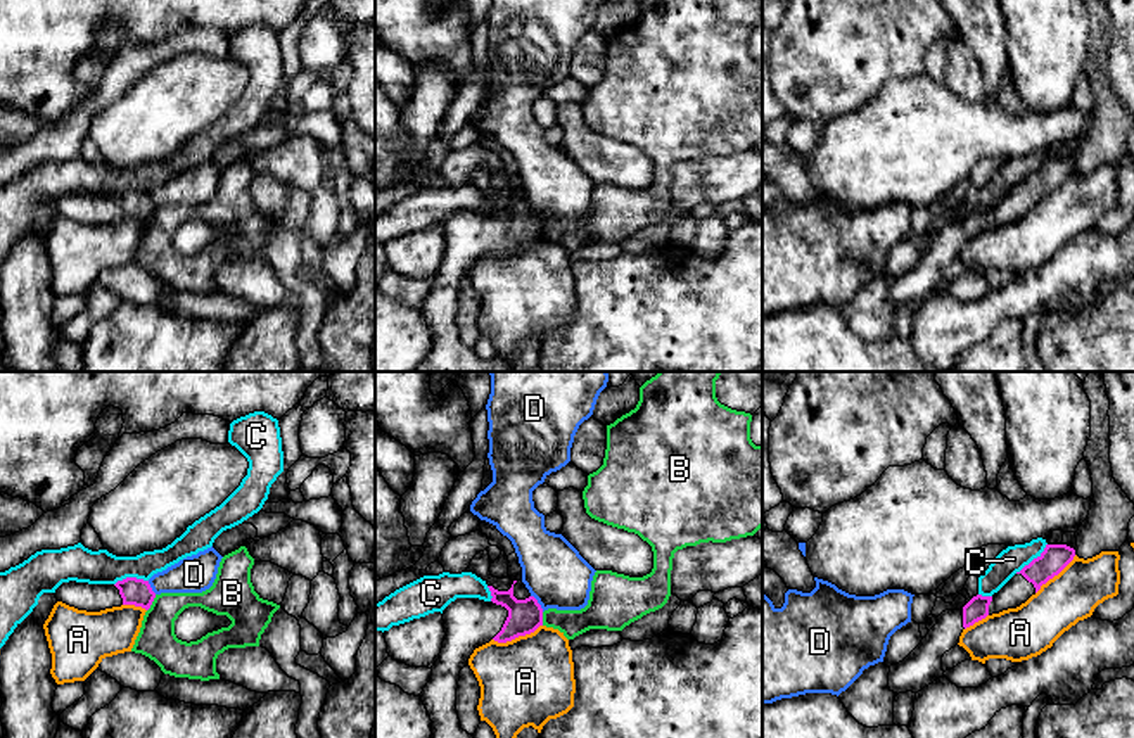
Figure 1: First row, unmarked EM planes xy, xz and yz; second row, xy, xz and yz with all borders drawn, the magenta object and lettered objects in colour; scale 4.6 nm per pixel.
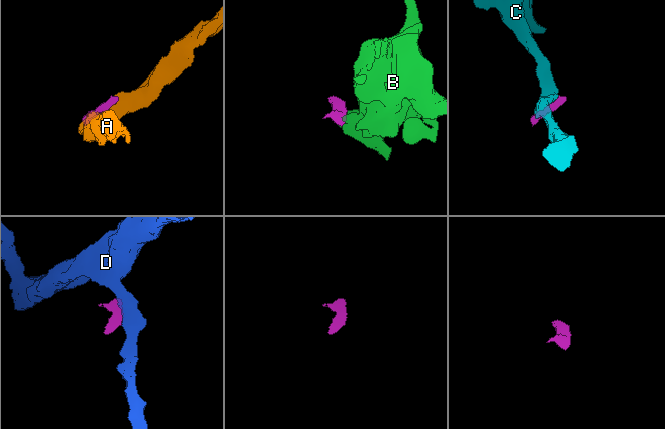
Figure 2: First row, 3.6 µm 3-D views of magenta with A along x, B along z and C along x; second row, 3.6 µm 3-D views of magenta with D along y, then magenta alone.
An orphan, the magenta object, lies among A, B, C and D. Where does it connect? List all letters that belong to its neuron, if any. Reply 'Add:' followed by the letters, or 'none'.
Add: none

